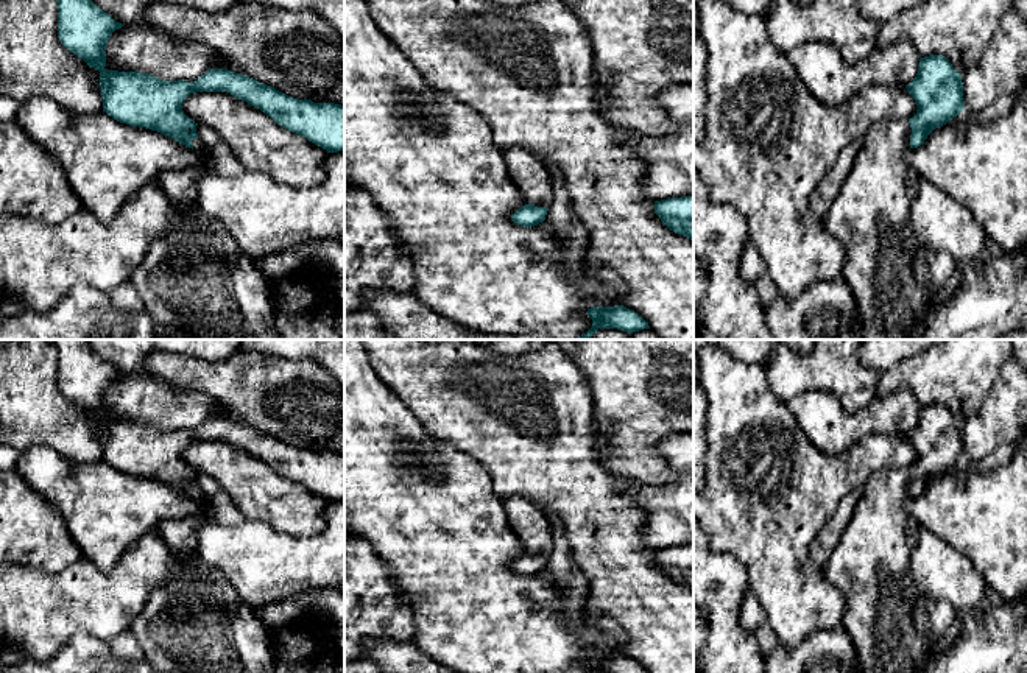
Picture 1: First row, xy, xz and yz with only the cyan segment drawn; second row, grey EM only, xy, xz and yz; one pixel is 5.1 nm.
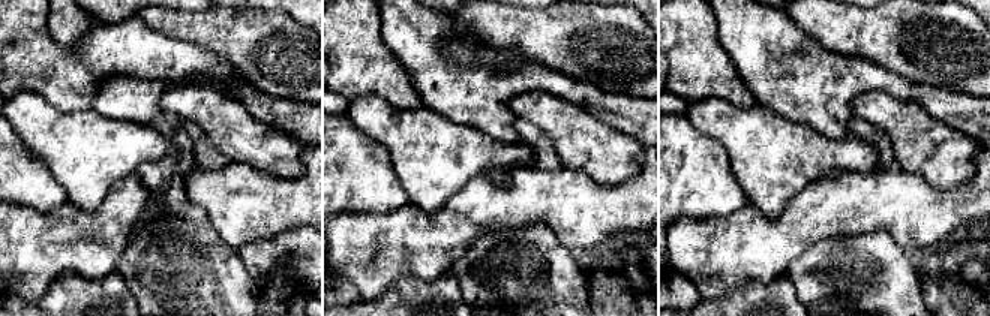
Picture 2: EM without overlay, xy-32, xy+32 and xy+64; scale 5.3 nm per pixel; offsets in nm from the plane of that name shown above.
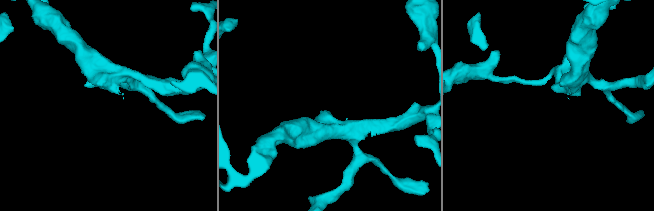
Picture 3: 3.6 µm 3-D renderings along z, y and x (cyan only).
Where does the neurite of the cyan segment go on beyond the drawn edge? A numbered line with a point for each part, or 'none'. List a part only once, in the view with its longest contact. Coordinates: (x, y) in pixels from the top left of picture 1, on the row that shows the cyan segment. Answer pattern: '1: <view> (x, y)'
1: yz (893, 278)

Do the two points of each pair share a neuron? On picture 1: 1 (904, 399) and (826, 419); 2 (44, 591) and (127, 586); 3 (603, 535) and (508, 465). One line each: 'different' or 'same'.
1: same
2: same
3: same

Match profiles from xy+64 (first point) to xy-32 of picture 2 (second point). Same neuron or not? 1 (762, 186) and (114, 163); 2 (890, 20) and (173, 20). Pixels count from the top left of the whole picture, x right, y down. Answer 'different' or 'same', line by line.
1: same
2: same

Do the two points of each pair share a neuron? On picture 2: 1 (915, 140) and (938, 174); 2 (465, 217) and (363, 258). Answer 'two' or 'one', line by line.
1: one
2: one

